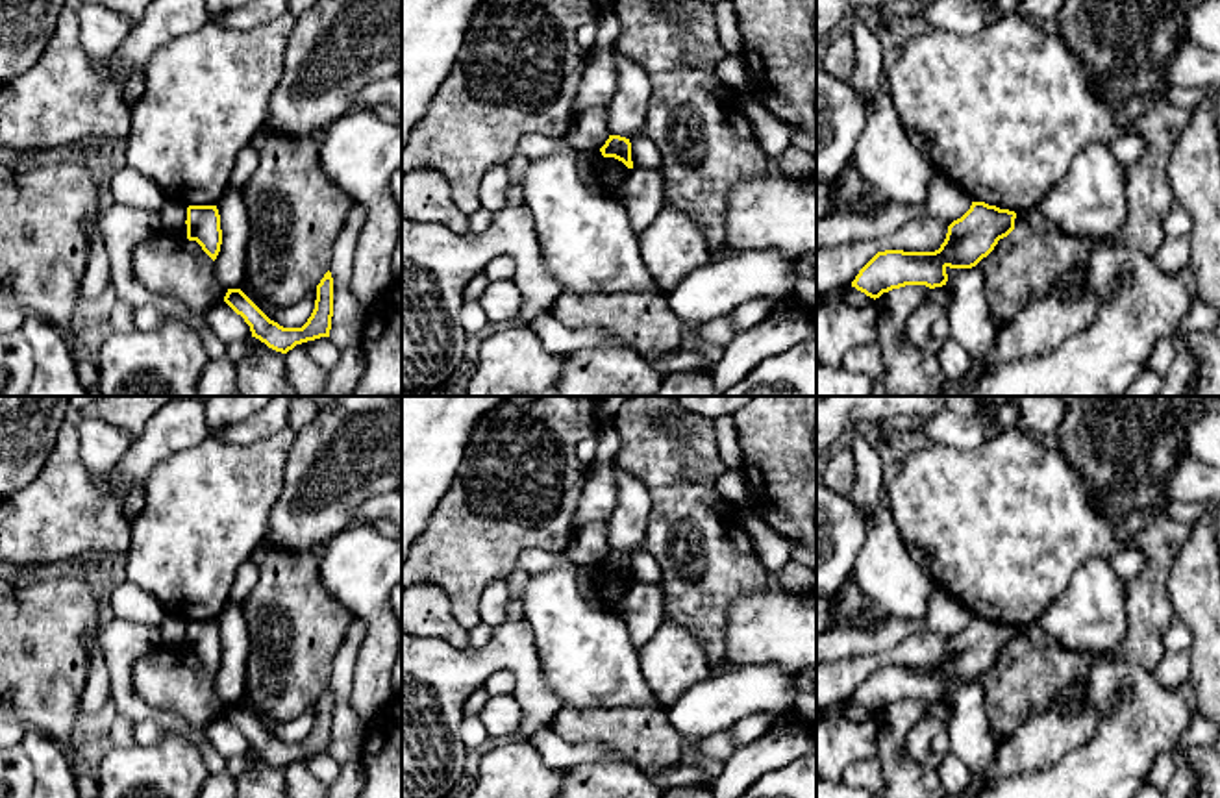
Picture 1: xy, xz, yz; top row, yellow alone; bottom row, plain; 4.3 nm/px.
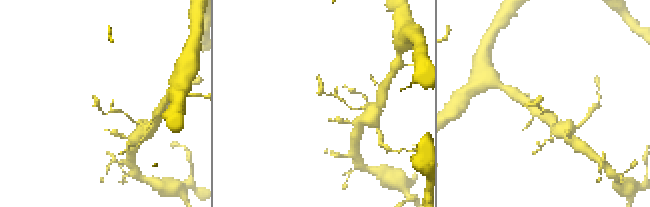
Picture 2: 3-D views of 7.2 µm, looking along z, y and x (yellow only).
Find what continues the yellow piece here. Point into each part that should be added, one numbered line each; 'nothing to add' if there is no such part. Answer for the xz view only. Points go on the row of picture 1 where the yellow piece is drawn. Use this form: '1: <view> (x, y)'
nothing to add

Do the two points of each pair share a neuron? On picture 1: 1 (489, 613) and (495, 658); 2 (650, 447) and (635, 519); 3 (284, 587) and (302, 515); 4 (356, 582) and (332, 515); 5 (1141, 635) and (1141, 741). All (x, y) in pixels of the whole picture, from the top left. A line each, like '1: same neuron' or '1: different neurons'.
1: different neurons
2: different neurons
3: different neurons
4: different neurons
5: different neurons

